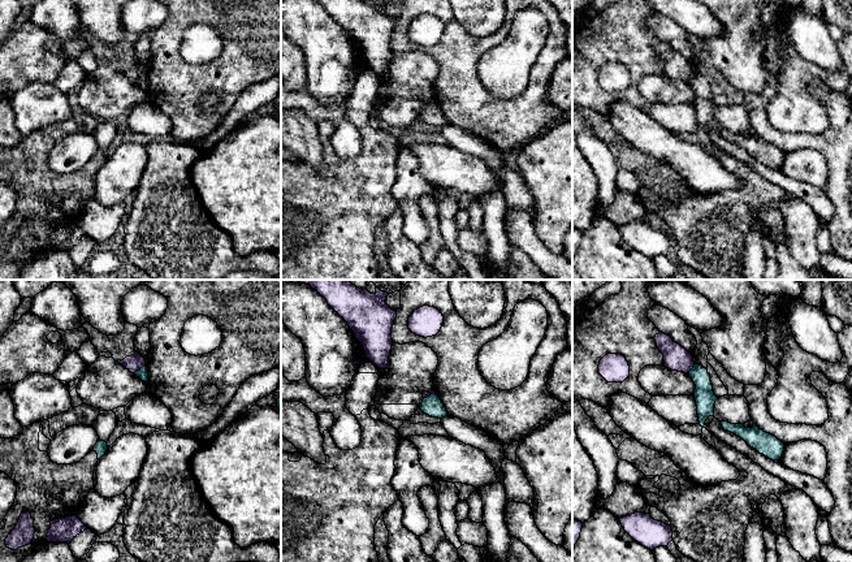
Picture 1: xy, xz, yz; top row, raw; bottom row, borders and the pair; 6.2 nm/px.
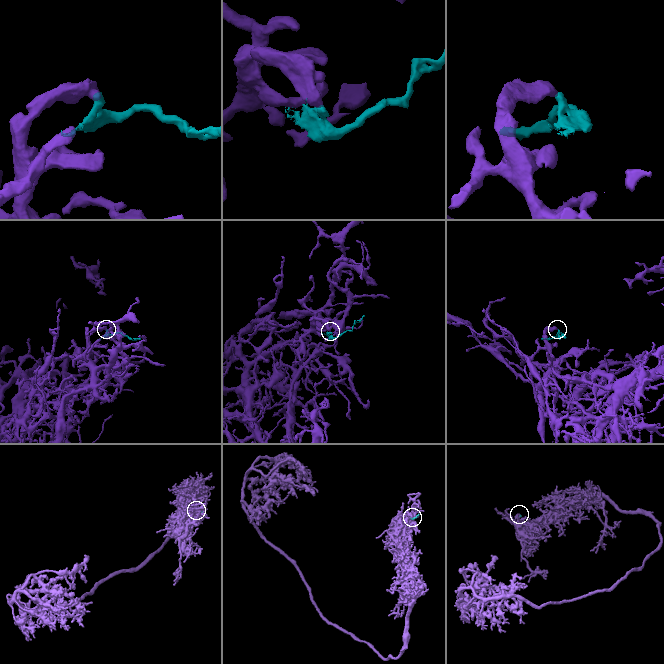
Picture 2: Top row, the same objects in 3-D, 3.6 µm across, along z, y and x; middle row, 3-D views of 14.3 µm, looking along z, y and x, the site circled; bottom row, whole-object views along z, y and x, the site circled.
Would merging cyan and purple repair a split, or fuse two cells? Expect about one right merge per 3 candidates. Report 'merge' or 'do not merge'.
do not merge

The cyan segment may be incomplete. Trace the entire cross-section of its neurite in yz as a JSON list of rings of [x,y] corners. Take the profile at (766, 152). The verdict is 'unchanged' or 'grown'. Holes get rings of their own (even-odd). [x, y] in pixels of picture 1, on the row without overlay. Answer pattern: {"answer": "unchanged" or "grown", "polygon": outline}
{"answer": "unchanged", "polygon": [[[721,130],[721,134],[725,139],[743,147],[751,156],[756,157],[760,163],[767,165],[769,168],[780,168],[784,152],[775,144],[760,138],[754,131],[752,137],[745,137],[743,133],[731,133],[728,130]]]}

